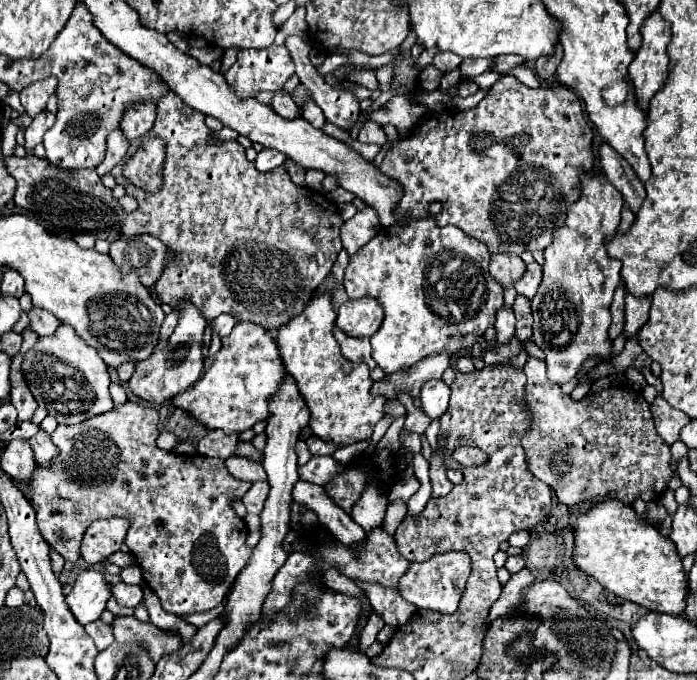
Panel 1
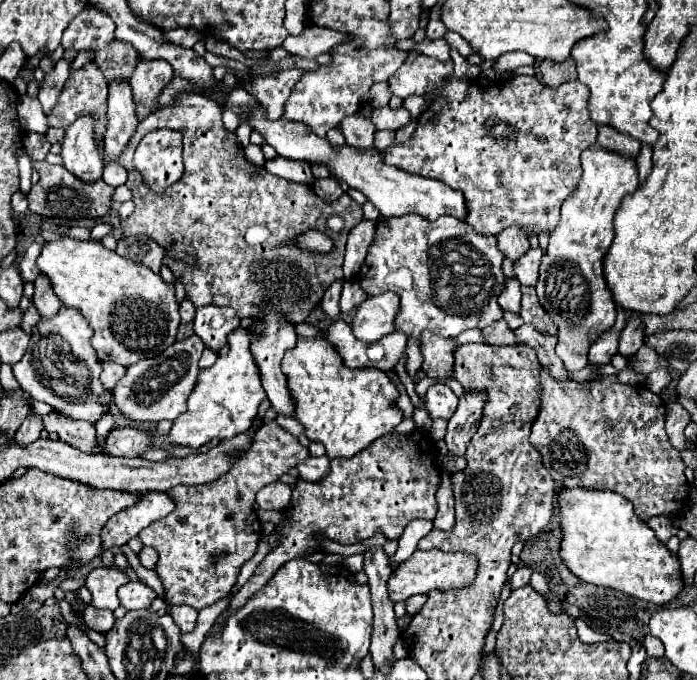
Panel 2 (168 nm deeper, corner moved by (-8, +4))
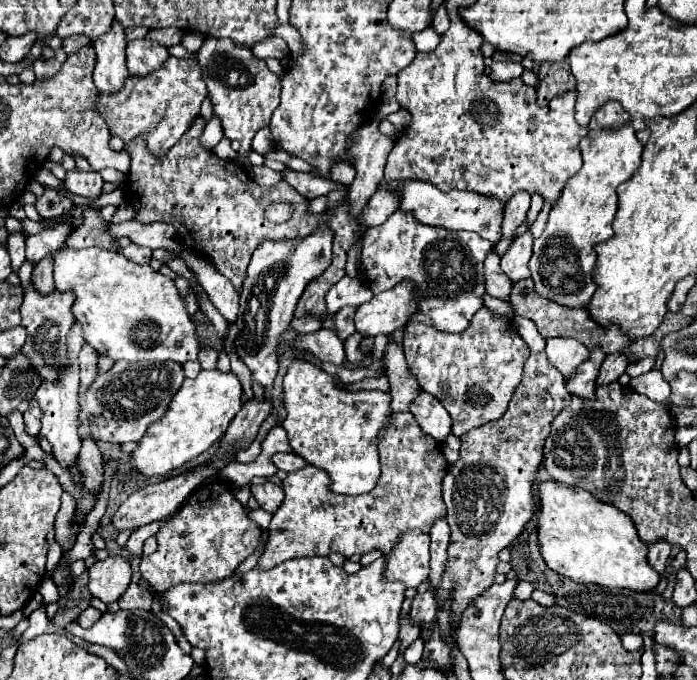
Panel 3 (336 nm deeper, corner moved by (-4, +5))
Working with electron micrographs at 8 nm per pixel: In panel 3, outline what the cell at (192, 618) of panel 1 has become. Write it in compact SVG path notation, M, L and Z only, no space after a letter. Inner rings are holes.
M45 578L38 587L39 593L42 595L42 606L46 606L48 603L57 602L59 599L59 593L55 583Z

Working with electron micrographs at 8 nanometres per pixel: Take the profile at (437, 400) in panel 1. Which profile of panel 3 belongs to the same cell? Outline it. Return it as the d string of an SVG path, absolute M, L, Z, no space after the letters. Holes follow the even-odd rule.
M421 391L419 397L411 403L409 411L419 423L425 435L431 435L437 441L443 441L451 431L451 417L445 413L445 407L429 393Z

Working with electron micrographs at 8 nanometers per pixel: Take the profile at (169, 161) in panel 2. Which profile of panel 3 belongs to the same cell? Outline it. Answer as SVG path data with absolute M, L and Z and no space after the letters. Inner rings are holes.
M169 57L161 69L145 77L127 77L125 85L115 93L97 93L97 109L105 119L111 135L131 143L137 137L145 139L147 151L155 157L163 157L193 125L199 117L201 103L205 99L205 83L201 81L201 69L193 59Z

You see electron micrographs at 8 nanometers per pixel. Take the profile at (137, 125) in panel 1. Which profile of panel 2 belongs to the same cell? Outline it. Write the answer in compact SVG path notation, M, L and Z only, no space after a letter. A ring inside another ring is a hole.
M139 62L133 78L129 80L133 90L133 102L143 104L149 110L157 110L163 88L173 80L173 68L167 62Z

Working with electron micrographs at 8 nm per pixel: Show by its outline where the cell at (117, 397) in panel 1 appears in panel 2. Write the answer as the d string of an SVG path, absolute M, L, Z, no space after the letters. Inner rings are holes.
M111 413L105 414L95 425L97 439L99 442L99 446L102 447L109 430L112 428L114 424L114 418Z

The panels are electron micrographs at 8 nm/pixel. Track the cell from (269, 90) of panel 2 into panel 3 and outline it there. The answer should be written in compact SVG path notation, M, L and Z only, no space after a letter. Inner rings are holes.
M205 37L201 49L195 53L195 61L201 67L203 81L207 85L207 97L213 105L213 113L219 117L227 139L237 139L241 149L237 151L243 167L251 167L247 155L251 153L251 141L255 133L269 125L273 111L279 105L281 79L273 75L263 59L257 59L249 47L235 45L231 39Z

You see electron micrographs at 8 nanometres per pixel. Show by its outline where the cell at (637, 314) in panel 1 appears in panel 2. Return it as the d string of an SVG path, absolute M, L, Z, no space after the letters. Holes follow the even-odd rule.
M631 312L631 318L619 340L619 354L623 354L623 356L635 354L643 346L643 338L645 338L645 330L643 330L643 322L641 322L641 314Z

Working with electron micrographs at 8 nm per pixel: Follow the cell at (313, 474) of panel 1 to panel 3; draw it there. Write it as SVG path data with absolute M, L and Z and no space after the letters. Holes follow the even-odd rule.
M275 453L275 455L271 457L271 461L273 461L273 465L275 465L277 469L287 471L287 473L307 467L305 461L301 461L301 457L297 457L295 453Z

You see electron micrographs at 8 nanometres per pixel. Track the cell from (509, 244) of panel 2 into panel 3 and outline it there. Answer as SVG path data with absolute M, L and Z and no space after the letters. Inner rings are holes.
M517 191L507 207L505 207L505 217L503 217L503 237L507 235L515 235L515 229L525 221L525 215L529 211L529 199L531 195L527 191Z

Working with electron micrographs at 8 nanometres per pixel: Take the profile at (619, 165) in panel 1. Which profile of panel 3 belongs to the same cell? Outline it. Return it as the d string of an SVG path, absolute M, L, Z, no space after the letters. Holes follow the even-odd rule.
M607 101L593 113L589 127L591 129L613 129L613 127L621 127L629 119L631 119L629 113L625 113L625 109L617 101Z

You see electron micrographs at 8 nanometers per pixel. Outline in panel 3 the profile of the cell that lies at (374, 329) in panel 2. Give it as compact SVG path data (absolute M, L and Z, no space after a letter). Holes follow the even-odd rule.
M401 281L393 289L359 305L355 313L357 331L365 337L375 337L379 333L391 335L395 329L405 327L409 317L419 311L419 293L413 287L411 281Z

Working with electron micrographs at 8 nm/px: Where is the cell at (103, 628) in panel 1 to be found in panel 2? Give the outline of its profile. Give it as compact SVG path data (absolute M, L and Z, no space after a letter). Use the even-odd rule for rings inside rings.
M87 606L87 610L83 612L83 620L85 620L85 624L89 628L93 628L97 632L107 632L115 624L113 612L109 612L109 610L97 610L93 606Z

